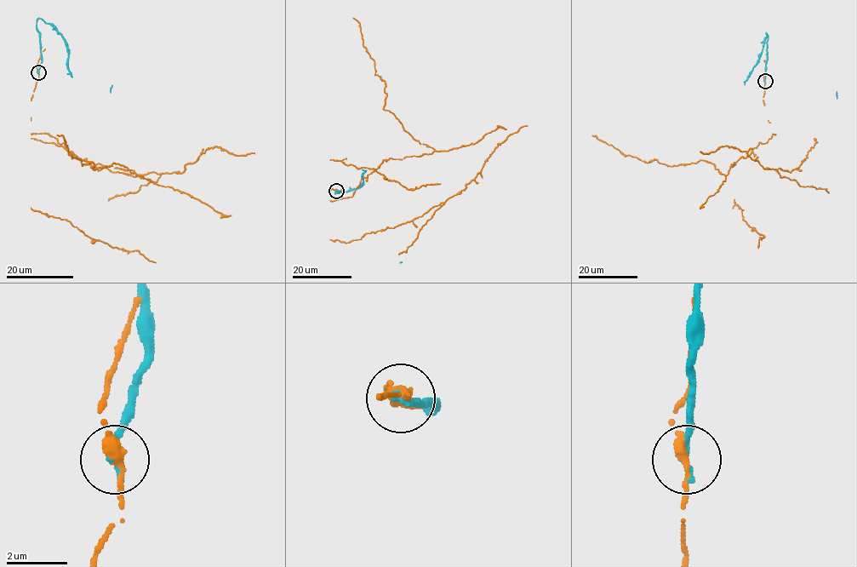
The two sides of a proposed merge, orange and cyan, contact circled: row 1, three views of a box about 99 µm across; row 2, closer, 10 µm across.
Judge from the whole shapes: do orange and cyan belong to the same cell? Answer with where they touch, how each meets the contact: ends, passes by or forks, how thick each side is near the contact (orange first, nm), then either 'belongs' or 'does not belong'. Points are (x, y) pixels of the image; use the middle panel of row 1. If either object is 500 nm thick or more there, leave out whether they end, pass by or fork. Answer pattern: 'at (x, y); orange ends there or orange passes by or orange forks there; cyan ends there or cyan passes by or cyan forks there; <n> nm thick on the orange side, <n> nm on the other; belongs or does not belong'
at (336, 191); orange passes by; cyan ends there; 320 nm thick on the orange side, 240 nm on the other; does not belong

